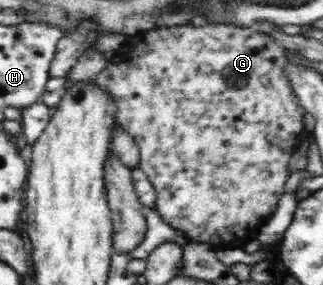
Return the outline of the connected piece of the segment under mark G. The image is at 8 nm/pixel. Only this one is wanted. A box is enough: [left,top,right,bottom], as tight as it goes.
[92,24,306,250]

